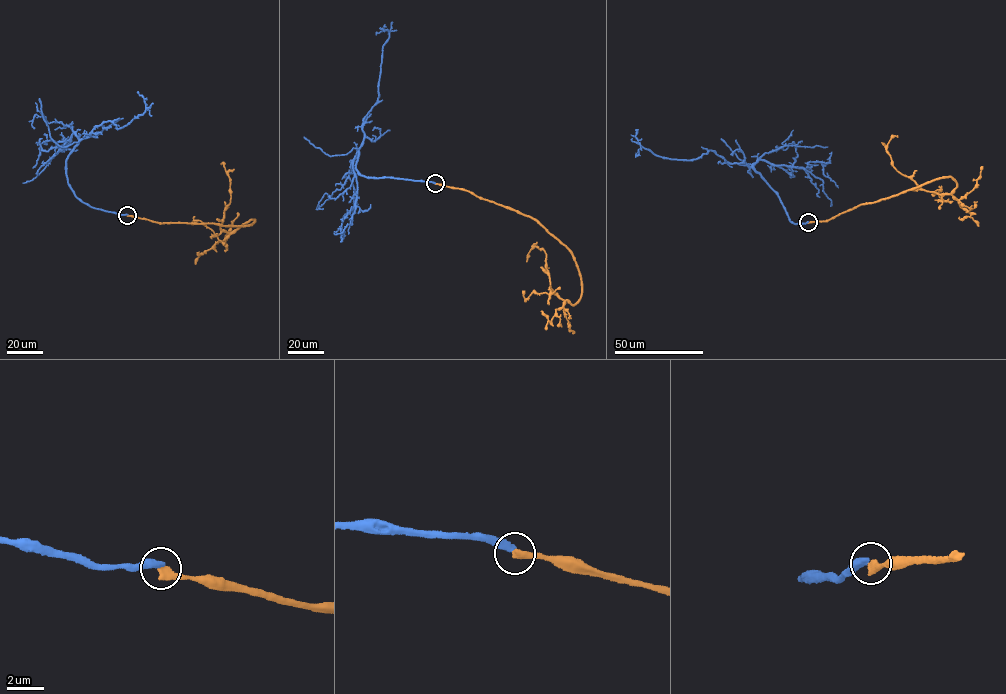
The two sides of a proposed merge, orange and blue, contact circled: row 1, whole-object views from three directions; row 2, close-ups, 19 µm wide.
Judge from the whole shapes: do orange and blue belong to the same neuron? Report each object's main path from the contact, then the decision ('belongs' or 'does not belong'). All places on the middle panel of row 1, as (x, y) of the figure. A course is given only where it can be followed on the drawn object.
orange runs (435, 183), (536, 219), (572, 254), (581, 297), (571, 304), (553, 292), (542, 249), (534, 246), (527, 261); blue runs (435, 183), (368, 178), (356, 168), (362, 124), (377, 101), (382, 48), (389, 35), (384, 29), (376, 34); does not belong

